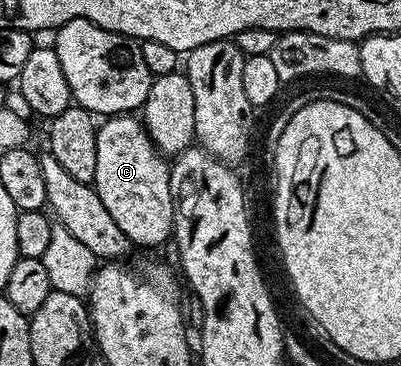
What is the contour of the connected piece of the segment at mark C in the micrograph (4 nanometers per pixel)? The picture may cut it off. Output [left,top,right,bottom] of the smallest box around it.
[93,115,177,246]

